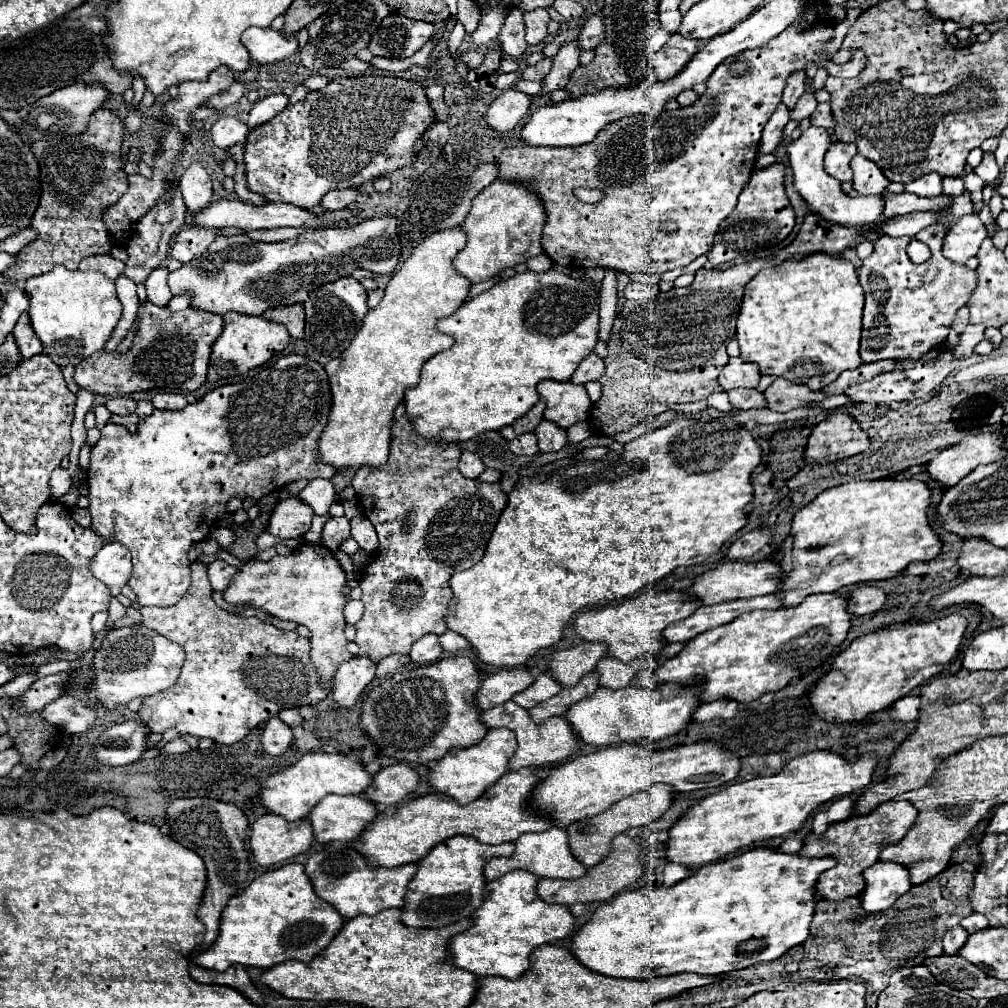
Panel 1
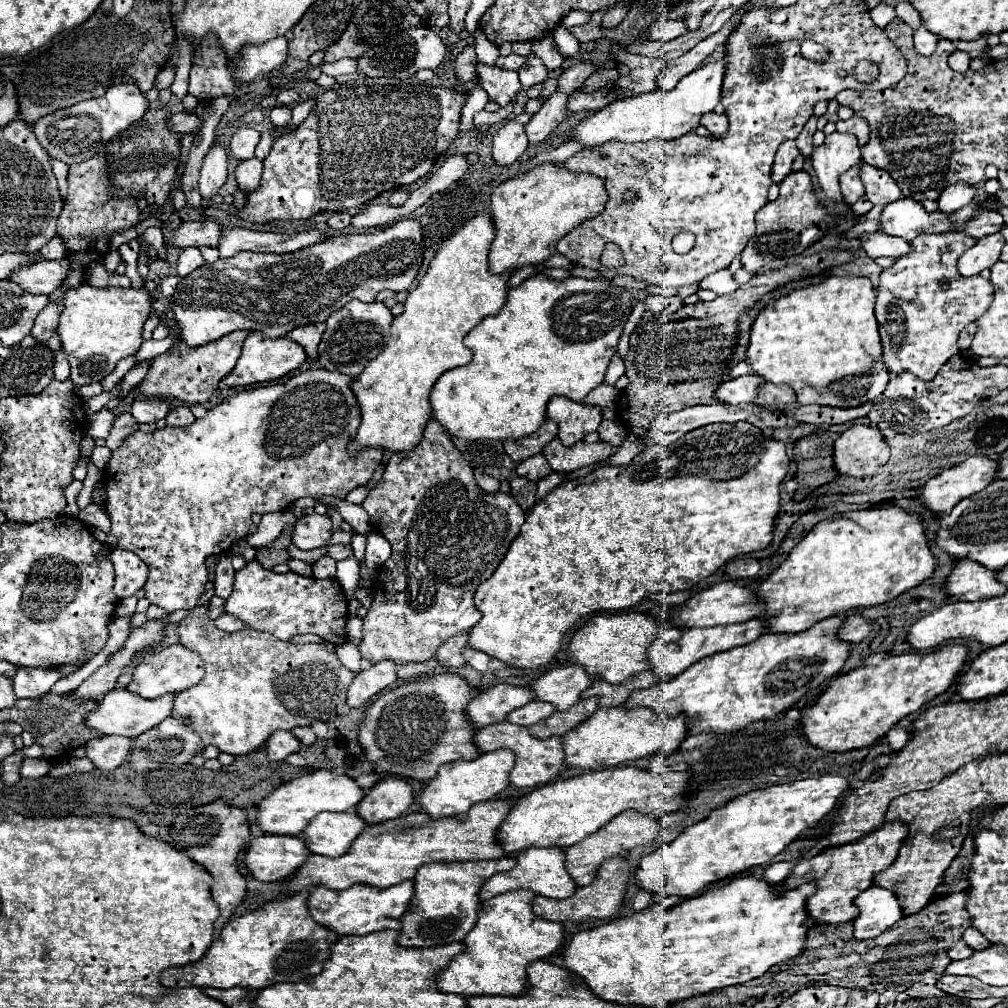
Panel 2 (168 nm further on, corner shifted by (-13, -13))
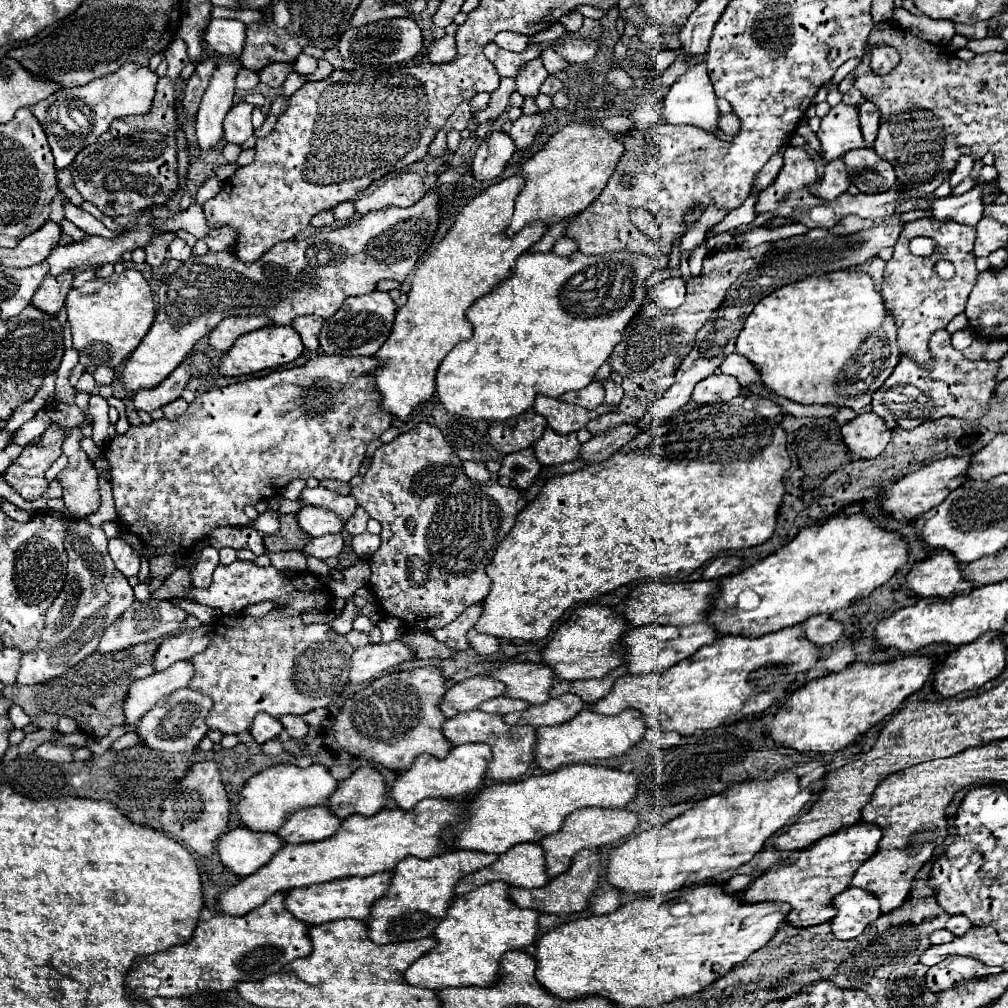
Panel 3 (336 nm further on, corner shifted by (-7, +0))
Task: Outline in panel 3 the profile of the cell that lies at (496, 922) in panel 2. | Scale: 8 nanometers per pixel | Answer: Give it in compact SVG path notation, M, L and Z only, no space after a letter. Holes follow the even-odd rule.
M488 882L474 892L456 896L448 908L448 916L434 930L438 946L418 958L406 972L404 980L412 986L442 990L448 986L488 986L498 976L500 958L508 950L526 948L536 942L538 916L536 910L518 908L508 898L510 886L502 882Z

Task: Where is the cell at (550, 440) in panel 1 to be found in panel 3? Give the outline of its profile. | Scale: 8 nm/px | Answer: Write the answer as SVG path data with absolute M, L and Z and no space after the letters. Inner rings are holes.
M546 428L542 438L534 444L536 458L542 466L550 466L550 464L554 466L554 464L576 460L580 456L580 448L582 444L578 442L574 432L560 436L552 428Z

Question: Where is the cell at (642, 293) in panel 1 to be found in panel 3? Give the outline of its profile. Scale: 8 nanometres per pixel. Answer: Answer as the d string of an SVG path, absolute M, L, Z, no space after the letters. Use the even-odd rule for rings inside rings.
M668 278L664 282L660 282L656 288L652 288L650 292L650 298L654 302L658 302L660 306L666 306L666 308L676 308L678 304L682 304L684 300L684 284L682 284L682 278Z

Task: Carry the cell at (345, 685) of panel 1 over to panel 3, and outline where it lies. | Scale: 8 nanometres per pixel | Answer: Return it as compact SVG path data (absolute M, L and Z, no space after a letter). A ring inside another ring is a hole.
M394 640L388 644L368 644L356 648L350 660L350 682L362 684L378 678L388 668L394 668L412 658L412 650Z

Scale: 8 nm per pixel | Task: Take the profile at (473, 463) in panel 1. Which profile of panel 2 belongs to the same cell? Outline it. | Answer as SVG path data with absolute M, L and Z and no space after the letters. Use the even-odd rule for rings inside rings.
M476 473L476 483L478 483L478 487L482 489L482 491L486 491L486 493L496 493L498 491L498 487L500 487L500 481L498 479L494 479L494 477L490 477L490 475L486 475L486 473Z

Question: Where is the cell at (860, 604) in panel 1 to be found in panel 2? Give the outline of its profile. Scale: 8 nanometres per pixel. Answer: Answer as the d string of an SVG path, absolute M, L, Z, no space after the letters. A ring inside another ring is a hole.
M850 615L844 619L842 627L838 629L836 637L840 641L846 641L846 643L860 643L862 639L866 639L870 633L870 621L864 619L862 615Z

